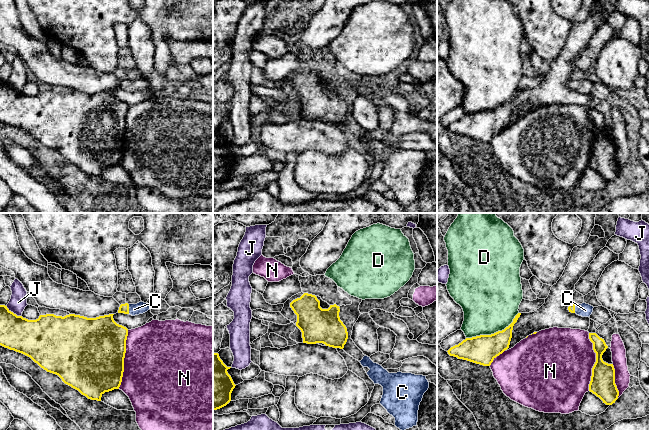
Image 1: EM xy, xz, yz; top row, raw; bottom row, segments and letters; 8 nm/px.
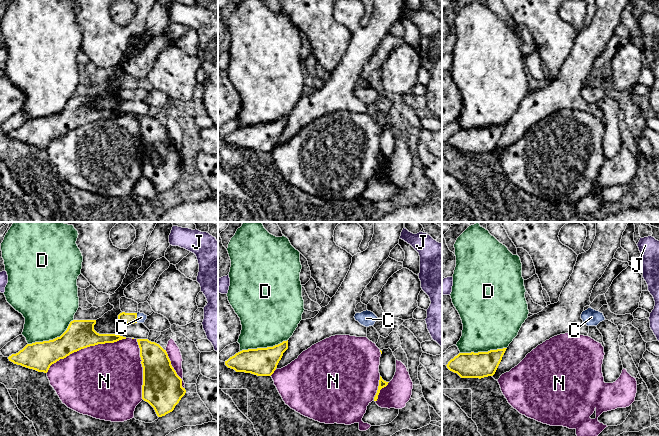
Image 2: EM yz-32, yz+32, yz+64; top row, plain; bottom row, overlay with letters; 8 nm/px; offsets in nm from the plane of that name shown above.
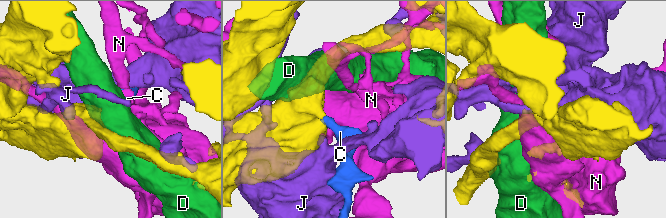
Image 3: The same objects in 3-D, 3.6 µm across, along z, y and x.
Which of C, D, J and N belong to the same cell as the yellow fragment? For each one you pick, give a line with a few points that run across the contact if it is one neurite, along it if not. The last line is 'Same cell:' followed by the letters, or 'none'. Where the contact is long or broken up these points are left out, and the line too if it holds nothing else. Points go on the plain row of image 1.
C: Line: xy (124, 84), (128, 85), (134, 85)
Same cell: C

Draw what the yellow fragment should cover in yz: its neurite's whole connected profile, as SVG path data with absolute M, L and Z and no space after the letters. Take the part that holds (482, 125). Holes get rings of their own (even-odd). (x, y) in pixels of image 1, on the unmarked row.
M518 89L513 98L502 107L491 111L480 111L466 114L458 121L451 123L447 128L450 132L467 136L483 142L490 142L493 136L509 124L512 106L521 89Z

